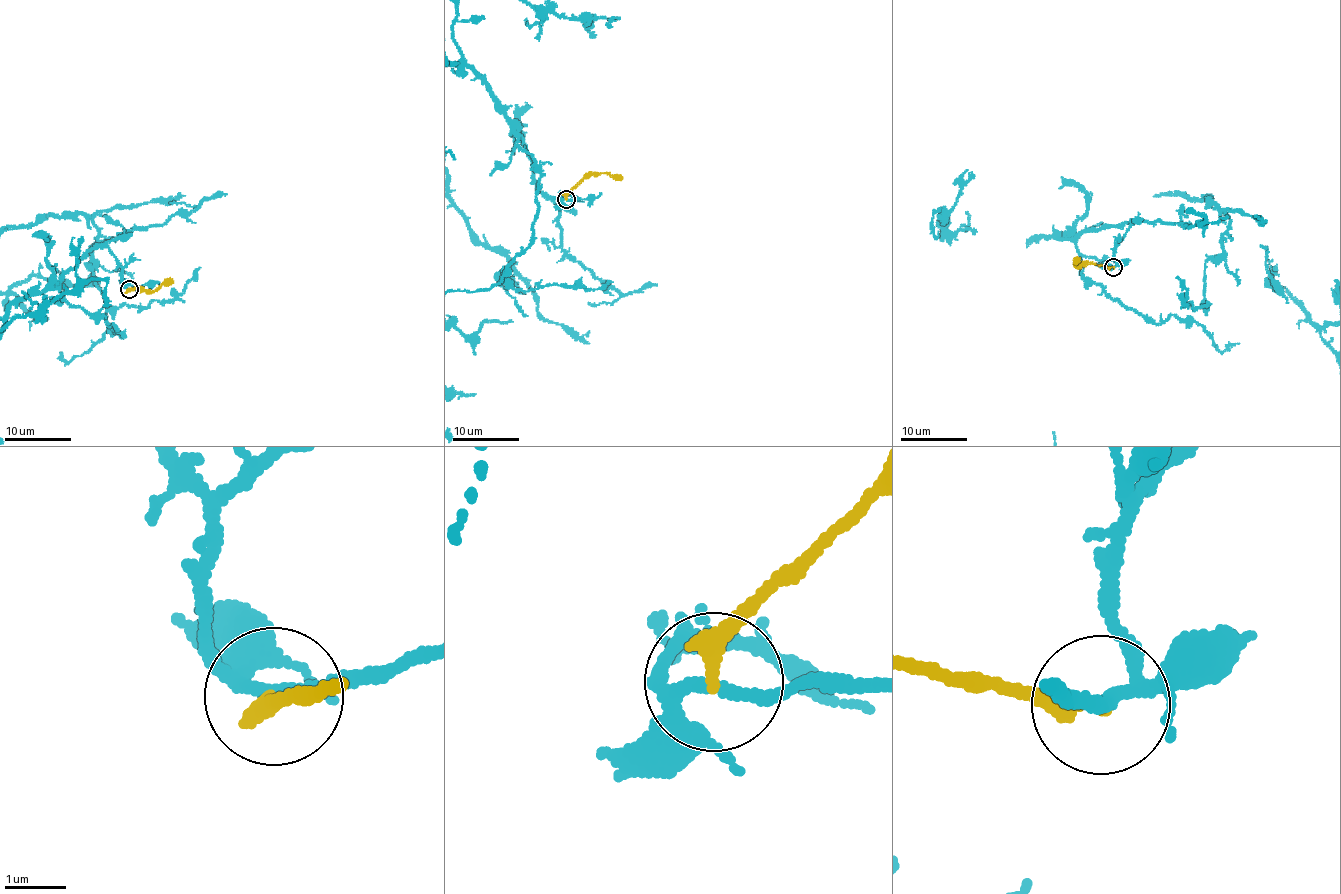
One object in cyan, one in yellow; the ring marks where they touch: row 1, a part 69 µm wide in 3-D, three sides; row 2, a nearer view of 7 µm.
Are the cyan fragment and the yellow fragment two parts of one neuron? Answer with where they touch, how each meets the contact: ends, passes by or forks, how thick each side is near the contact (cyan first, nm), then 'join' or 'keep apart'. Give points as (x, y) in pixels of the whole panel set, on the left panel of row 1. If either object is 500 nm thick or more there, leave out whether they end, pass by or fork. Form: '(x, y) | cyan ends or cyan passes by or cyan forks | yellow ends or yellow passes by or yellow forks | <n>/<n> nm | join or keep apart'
(129, 289) | cyan forks | yellow ends | 160/300 nm | keep apart

